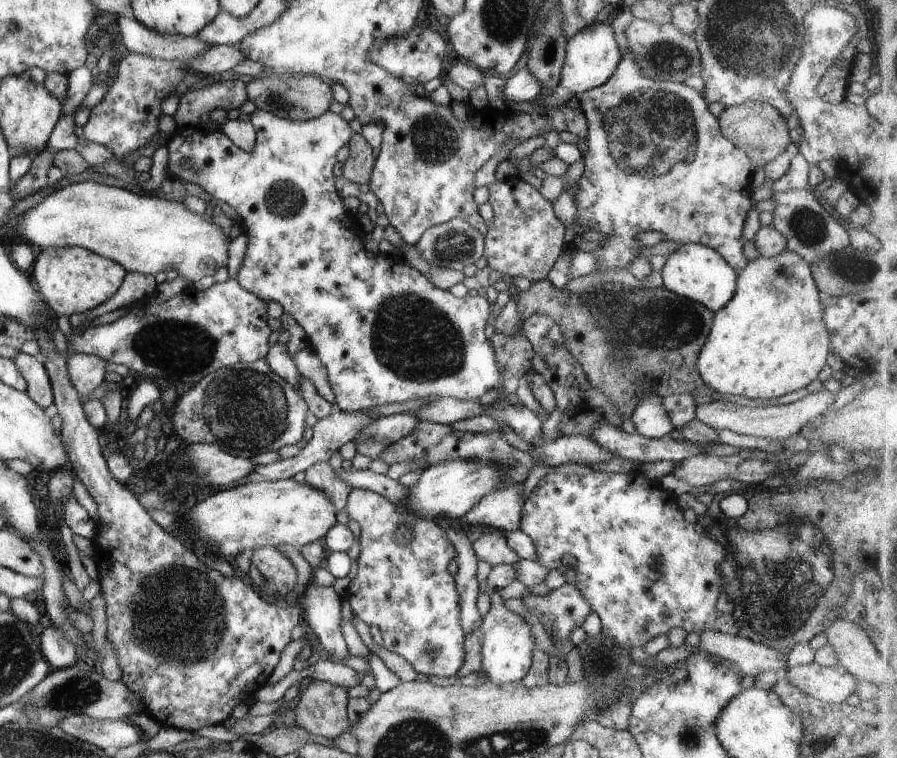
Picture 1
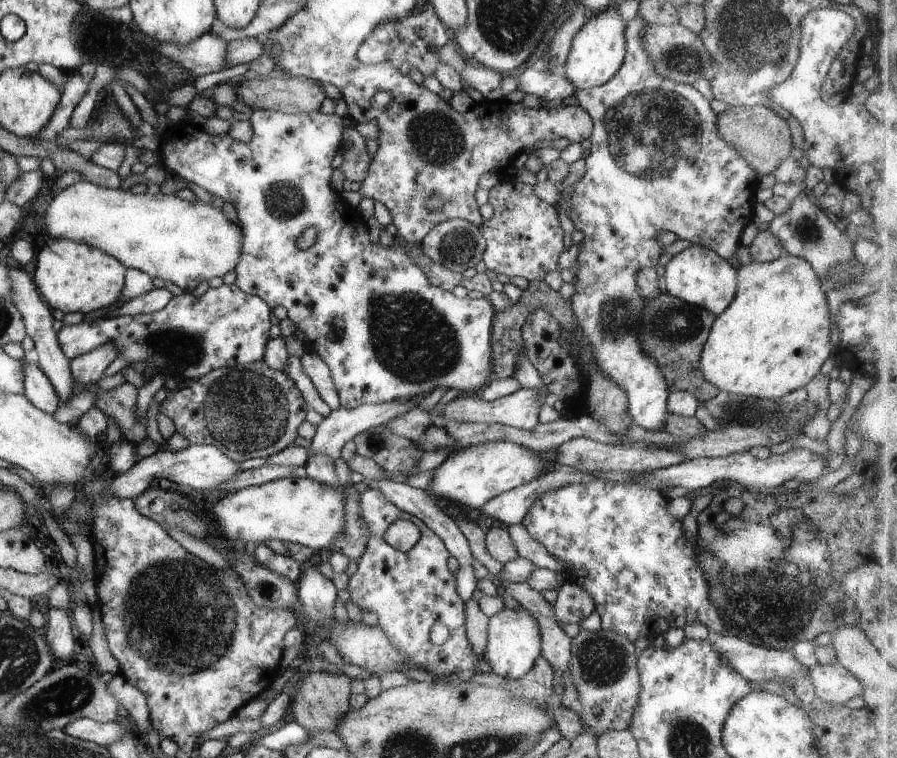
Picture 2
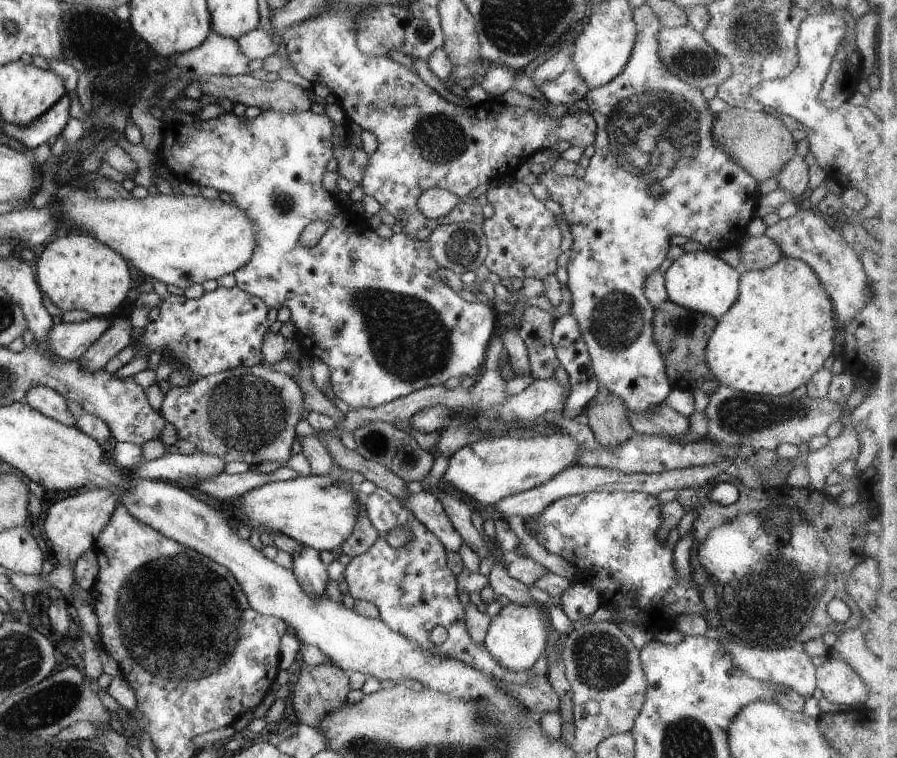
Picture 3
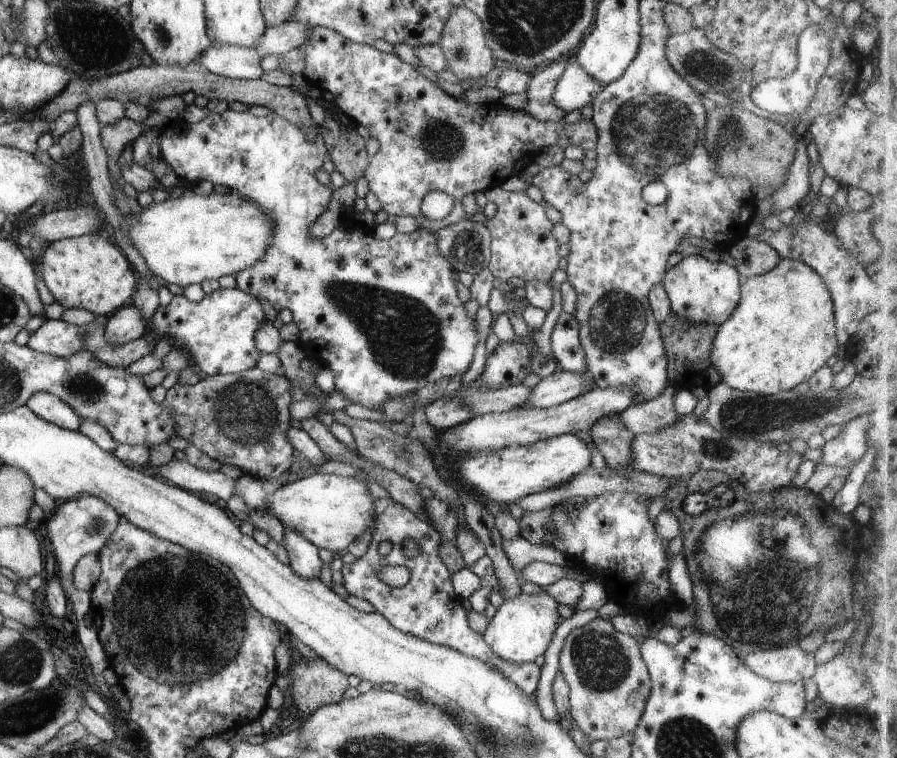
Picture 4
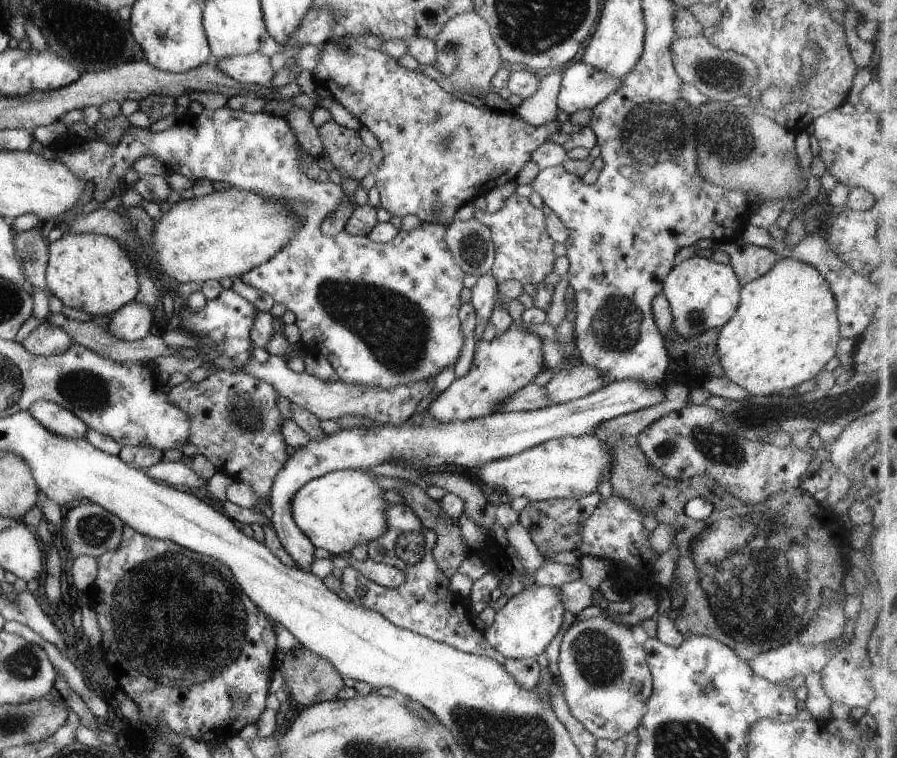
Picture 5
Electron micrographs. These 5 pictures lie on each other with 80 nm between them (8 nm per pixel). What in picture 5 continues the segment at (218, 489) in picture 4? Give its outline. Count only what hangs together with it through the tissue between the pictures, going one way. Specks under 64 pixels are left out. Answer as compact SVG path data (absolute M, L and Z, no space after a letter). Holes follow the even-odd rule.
M156 462L143 470L149 478L157 482L168 484L169 486L182 486L185 490L188 488L200 487L204 481L200 479L188 466L188 462Z

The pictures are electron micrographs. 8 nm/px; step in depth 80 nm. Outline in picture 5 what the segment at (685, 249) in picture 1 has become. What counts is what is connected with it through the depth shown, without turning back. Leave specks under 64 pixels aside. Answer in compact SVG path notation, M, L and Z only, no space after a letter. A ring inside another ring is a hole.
M696 255L682 261L665 278L662 293L668 299L673 314L673 330L682 338L691 339L693 336L705 333L709 330L721 329L734 315L741 299L741 284L730 265L716 263L712 259Z

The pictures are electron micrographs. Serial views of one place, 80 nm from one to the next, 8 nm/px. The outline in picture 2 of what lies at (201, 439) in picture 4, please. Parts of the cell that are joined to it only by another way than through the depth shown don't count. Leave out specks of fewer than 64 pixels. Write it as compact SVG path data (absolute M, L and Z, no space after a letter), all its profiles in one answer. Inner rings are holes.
M264 360L218 368L200 379L169 391L159 411L174 422L176 433L190 444L213 445L234 461L270 456L290 447L311 407L293 380L270 369Z

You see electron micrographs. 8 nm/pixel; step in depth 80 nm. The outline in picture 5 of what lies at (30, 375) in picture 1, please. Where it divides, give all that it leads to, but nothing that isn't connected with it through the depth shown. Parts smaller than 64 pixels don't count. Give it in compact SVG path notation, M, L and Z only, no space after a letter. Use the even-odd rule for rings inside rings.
M36 400L30 406L29 412L37 418L38 422L50 430L56 432L58 436L68 436L68 438L84 438L88 428L86 424L66 408L61 408L60 404L52 400Z

